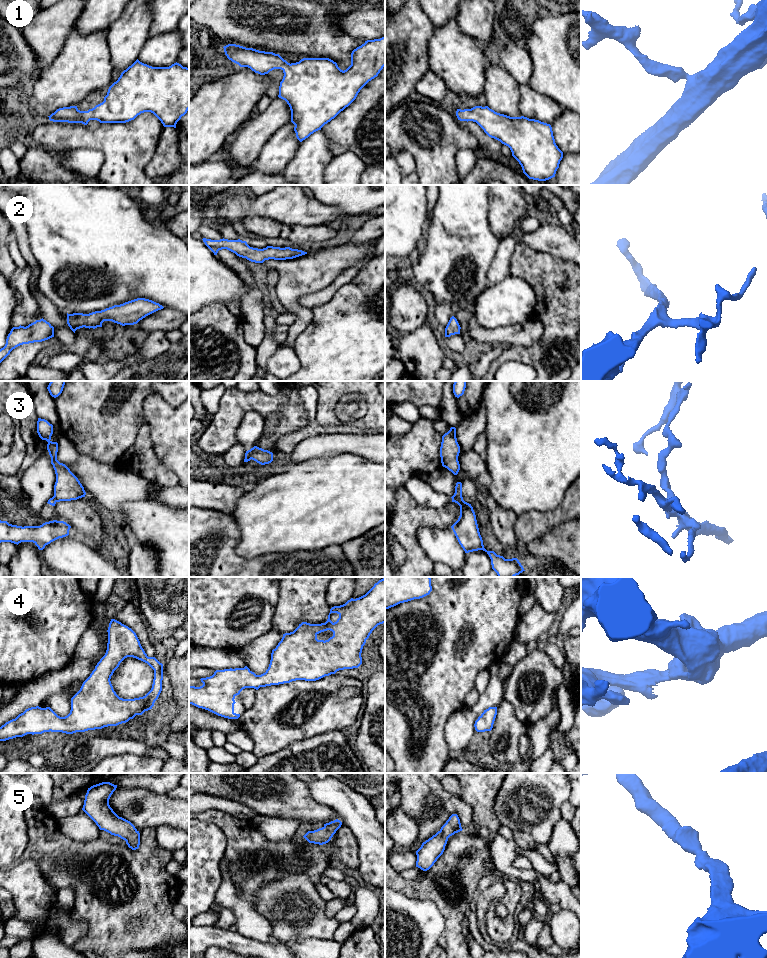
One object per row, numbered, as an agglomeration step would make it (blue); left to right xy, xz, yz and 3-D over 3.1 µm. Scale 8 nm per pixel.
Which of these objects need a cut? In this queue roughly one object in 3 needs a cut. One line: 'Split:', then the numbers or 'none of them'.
Split: 3

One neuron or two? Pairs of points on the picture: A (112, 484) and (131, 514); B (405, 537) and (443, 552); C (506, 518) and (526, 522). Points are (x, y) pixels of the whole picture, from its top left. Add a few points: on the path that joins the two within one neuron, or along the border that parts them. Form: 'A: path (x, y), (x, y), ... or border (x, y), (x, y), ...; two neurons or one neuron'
A: border (148, 498), (126, 502), (123, 514), (119, 518); two neurons
B: border (421, 526), (417, 530), (417, 540), (432, 562); two neurons
C: border (516, 516), (514, 531), (515, 537), (518, 540); two neurons

